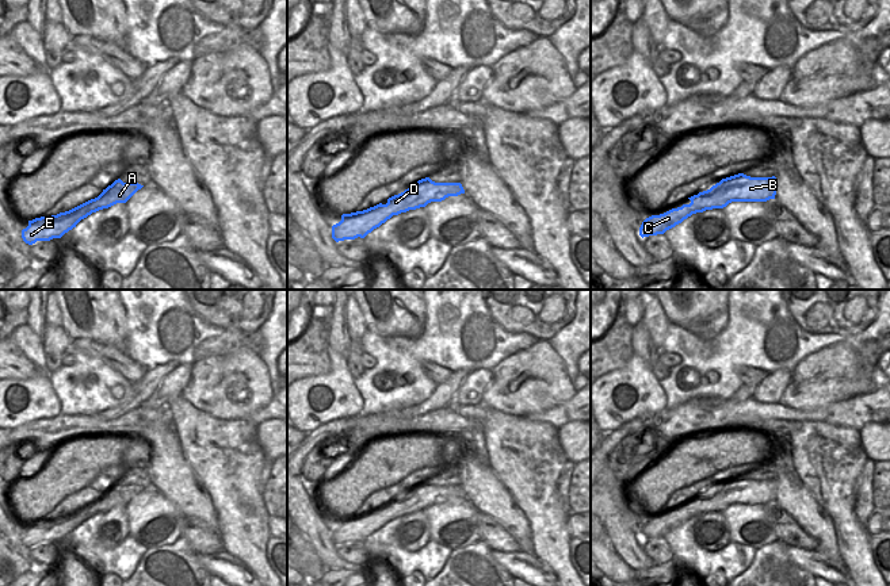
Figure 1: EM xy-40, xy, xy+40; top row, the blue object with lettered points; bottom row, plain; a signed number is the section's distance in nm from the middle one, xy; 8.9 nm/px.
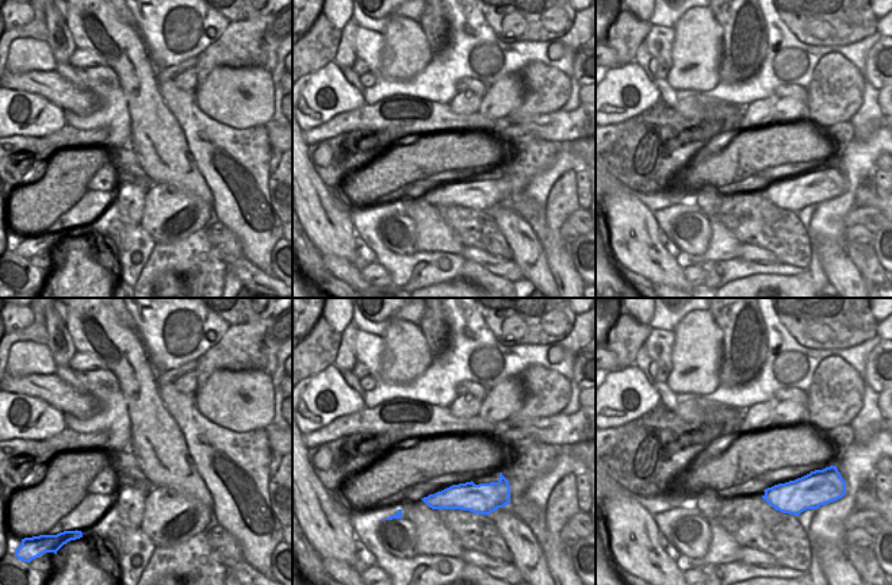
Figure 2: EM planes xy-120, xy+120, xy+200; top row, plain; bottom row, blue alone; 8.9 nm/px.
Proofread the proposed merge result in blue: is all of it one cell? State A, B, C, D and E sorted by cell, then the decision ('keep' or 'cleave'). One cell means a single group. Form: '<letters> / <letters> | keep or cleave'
A B C D E | keep

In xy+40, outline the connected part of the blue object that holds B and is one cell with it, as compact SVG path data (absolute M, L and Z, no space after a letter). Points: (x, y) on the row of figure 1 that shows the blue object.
M738 173L722 179L710 189L688 198L691 200L690 204L683 204L681 207L672 208L664 214L646 218L639 227L639 235L643 238L664 234L692 214L713 208L723 208L732 202L767 202L775 199L775 195L775 176L750 177Z

